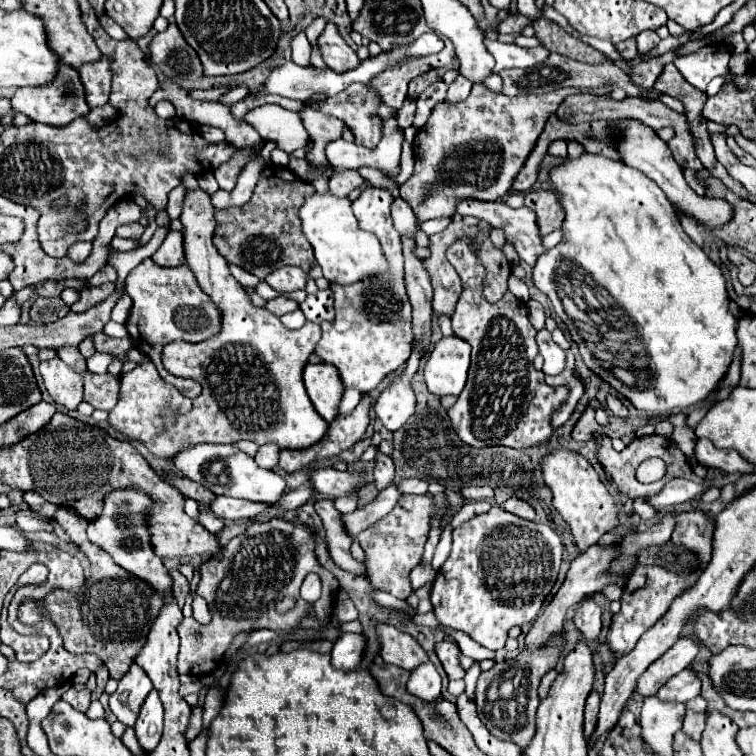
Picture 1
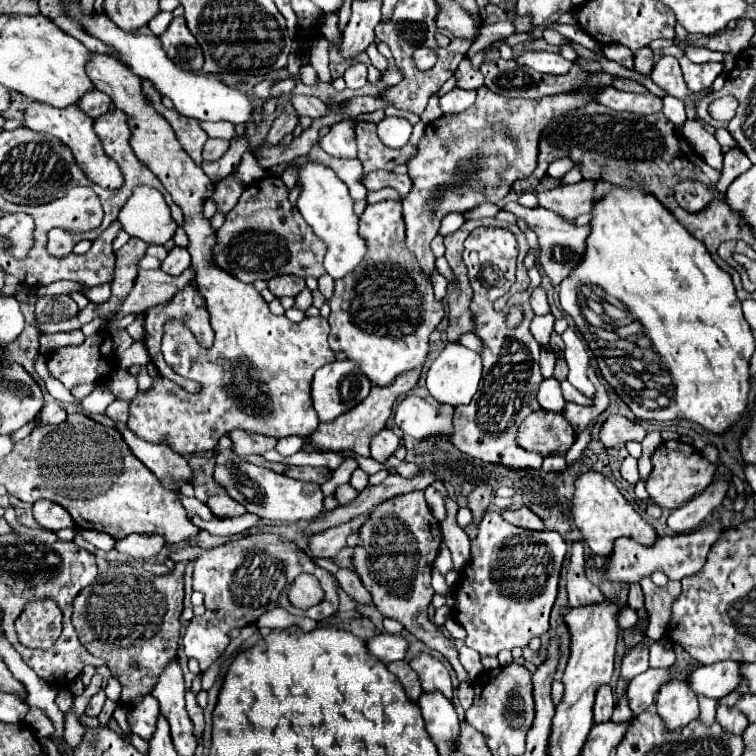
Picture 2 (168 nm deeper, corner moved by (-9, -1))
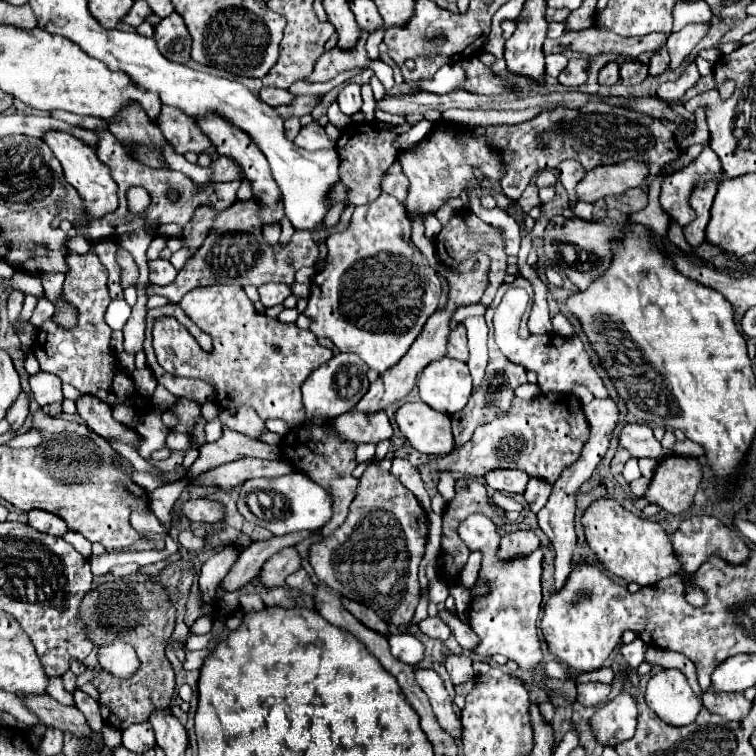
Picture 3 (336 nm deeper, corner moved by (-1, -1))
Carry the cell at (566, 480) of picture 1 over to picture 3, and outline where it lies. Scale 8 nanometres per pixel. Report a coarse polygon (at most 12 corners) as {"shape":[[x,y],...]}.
{"shape":[[612,498],[584,514],[586,542],[626,582],[680,576],[688,604],[706,594],[658,522]]}

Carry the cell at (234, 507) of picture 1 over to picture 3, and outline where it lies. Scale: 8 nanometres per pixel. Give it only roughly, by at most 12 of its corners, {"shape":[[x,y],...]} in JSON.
{"shape":[[188,500],[180,506],[192,522],[212,524],[224,518],[220,502]]}

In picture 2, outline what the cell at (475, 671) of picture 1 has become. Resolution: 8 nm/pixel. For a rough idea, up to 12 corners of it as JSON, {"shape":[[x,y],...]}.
{"shape":[[486,512],[452,590],[482,658],[548,630],[568,544]]}

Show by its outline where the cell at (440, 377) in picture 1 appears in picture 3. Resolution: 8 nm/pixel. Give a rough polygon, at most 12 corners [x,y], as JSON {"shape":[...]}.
{"shape":[[448,356],[418,380],[420,400],[444,414],[470,398],[468,366]]}

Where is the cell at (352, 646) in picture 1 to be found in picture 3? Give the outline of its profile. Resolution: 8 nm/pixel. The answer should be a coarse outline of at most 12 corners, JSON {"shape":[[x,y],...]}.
{"shape":[[394,634],[390,648],[398,660],[416,666],[424,644],[412,634]]}

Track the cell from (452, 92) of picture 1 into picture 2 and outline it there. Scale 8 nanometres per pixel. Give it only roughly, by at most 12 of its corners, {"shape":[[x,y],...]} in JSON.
{"shape":[[452,88],[440,98],[444,114],[458,114],[476,100],[476,90]]}

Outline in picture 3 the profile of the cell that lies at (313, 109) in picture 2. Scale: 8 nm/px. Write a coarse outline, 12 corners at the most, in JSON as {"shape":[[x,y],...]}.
{"shape":[[262,86],[258,98],[276,106],[290,104],[294,96],[288,90]]}

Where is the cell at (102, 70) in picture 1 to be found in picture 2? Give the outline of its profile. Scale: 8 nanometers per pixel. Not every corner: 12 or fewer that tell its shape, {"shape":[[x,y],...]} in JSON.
{"shape":[[90,90],[80,98],[82,110],[92,116],[104,116],[112,104],[110,96]]}

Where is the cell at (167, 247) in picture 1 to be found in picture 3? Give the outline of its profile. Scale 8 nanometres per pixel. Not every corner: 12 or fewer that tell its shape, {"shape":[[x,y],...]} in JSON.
{"shape":[[150,260],[150,284],[166,286],[178,274],[168,260]]}

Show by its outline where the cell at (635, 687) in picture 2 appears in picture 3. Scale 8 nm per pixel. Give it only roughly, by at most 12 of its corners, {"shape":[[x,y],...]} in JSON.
{"shape":[[620,692],[588,720],[602,746],[636,732],[636,704]]}

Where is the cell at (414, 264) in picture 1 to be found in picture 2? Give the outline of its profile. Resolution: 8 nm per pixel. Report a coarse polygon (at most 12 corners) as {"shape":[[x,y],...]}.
{"shape":[[606,84],[518,100],[478,88],[408,162],[406,248],[432,280],[440,220],[498,204],[540,132]]}

